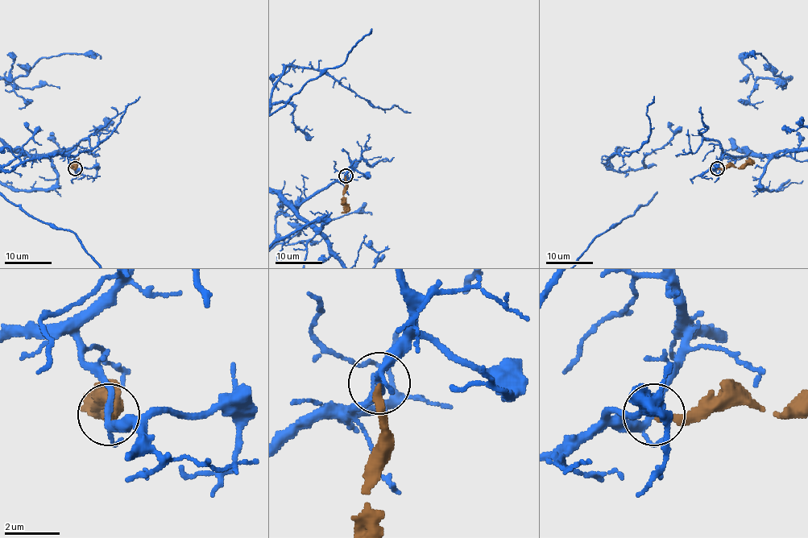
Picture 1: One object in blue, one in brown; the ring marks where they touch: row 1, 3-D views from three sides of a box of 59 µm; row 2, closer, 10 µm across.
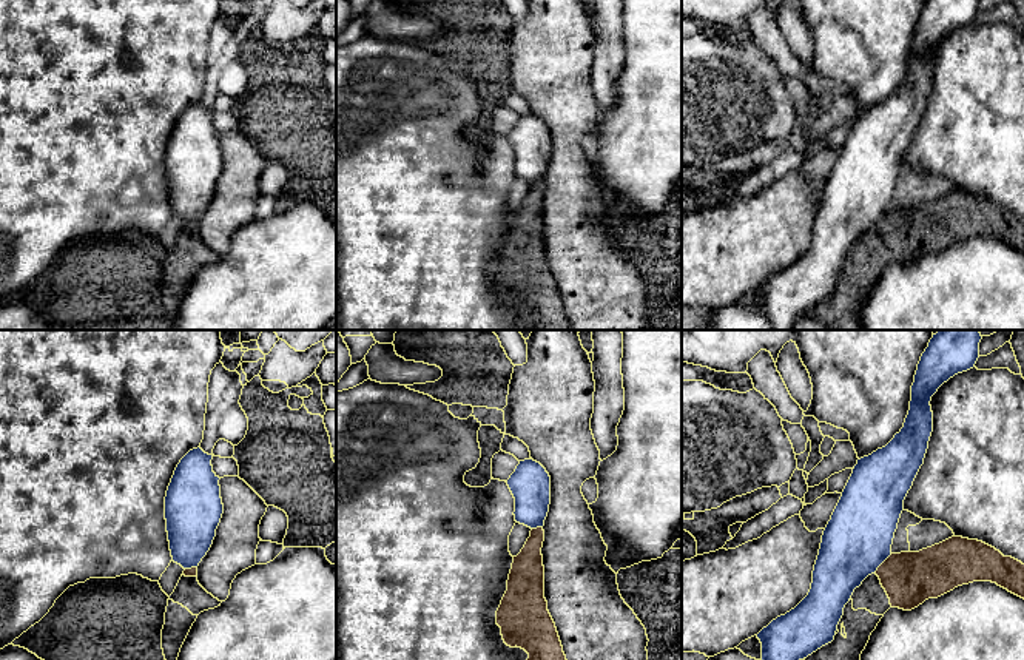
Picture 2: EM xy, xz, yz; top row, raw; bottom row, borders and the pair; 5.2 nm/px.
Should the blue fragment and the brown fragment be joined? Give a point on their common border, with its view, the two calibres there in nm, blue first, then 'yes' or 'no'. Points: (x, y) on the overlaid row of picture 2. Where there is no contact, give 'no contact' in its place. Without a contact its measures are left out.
yz (882, 562) | 360/280 nm | no

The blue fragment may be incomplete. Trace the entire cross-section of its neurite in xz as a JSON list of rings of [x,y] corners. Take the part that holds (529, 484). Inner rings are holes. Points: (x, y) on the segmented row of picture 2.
[[[531,460],[520,461],[506,481],[515,498],[515,521],[531,529],[543,527],[551,504],[551,476]]]

